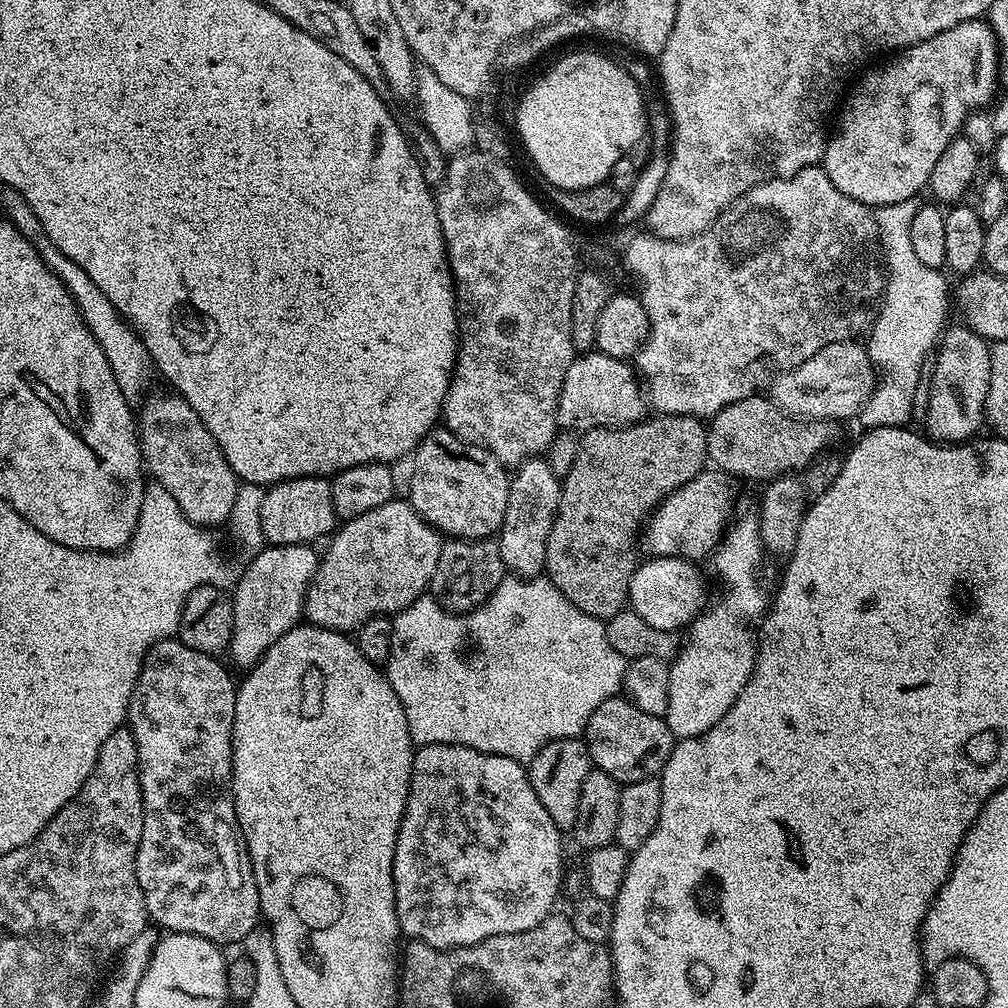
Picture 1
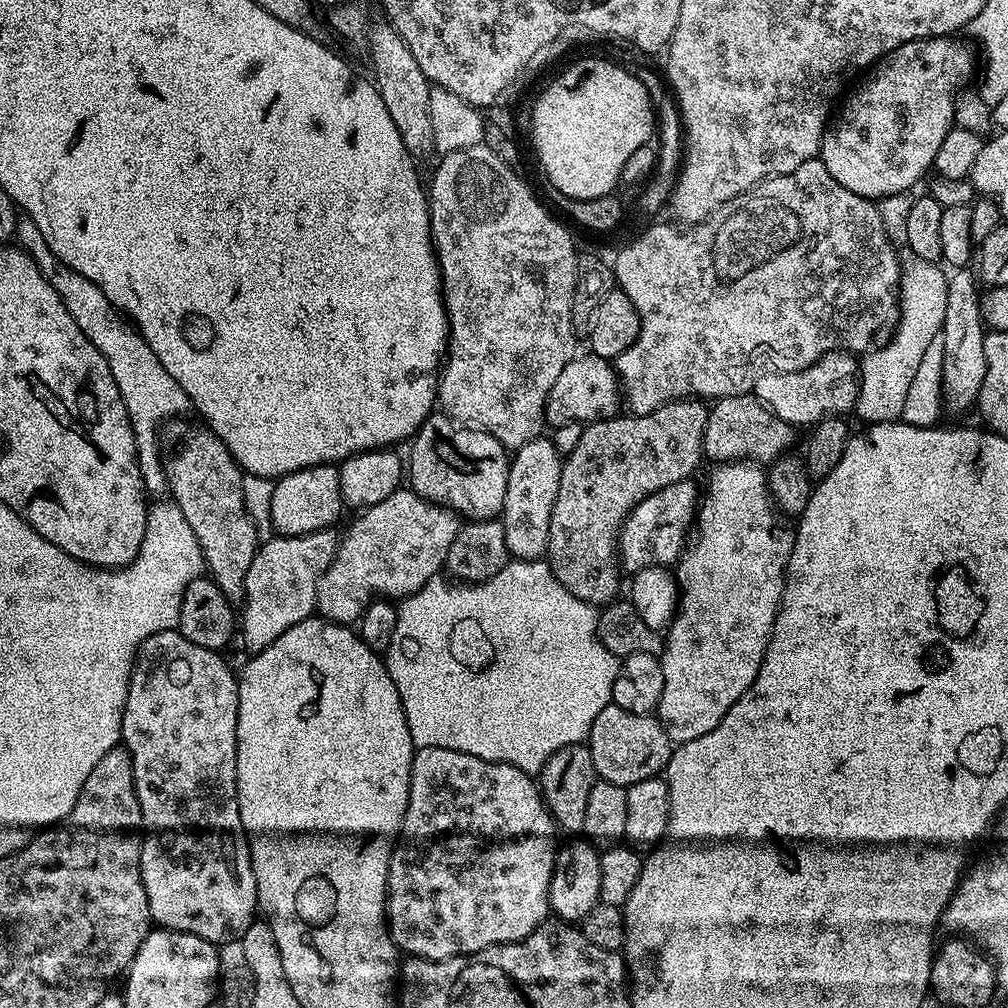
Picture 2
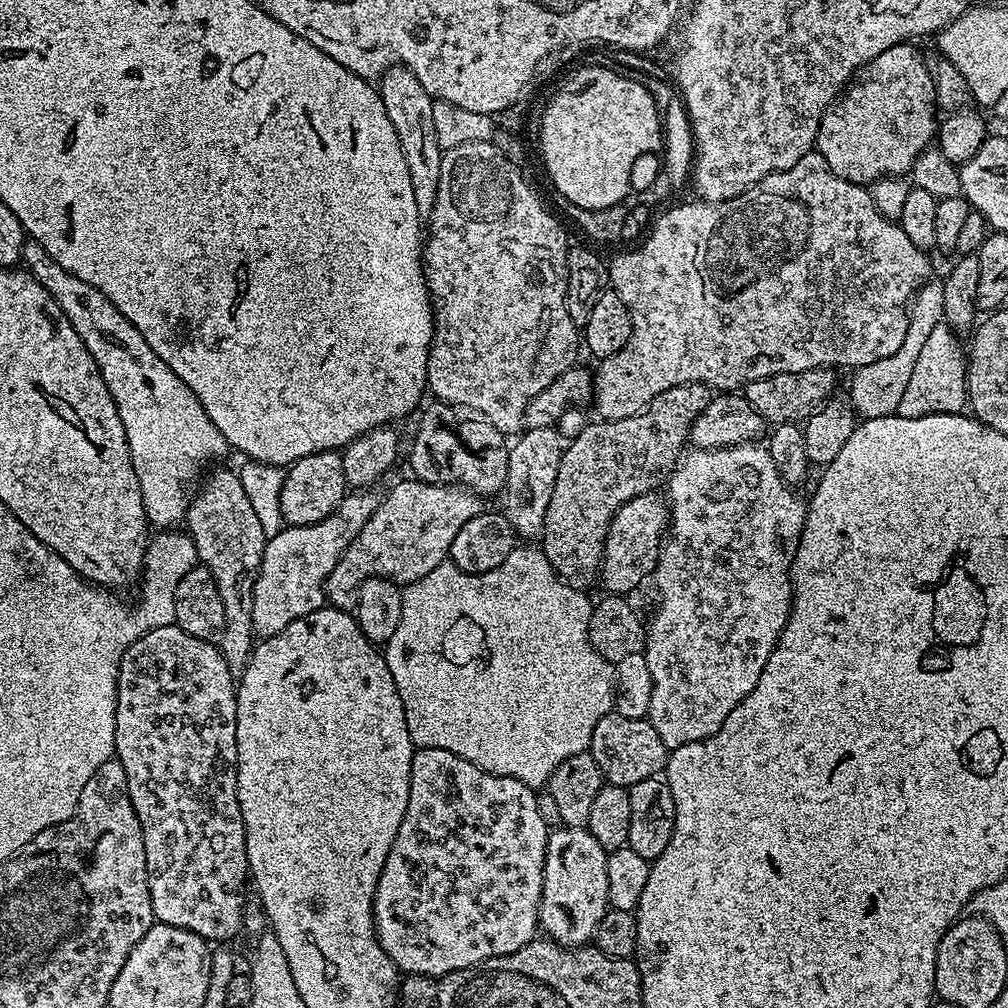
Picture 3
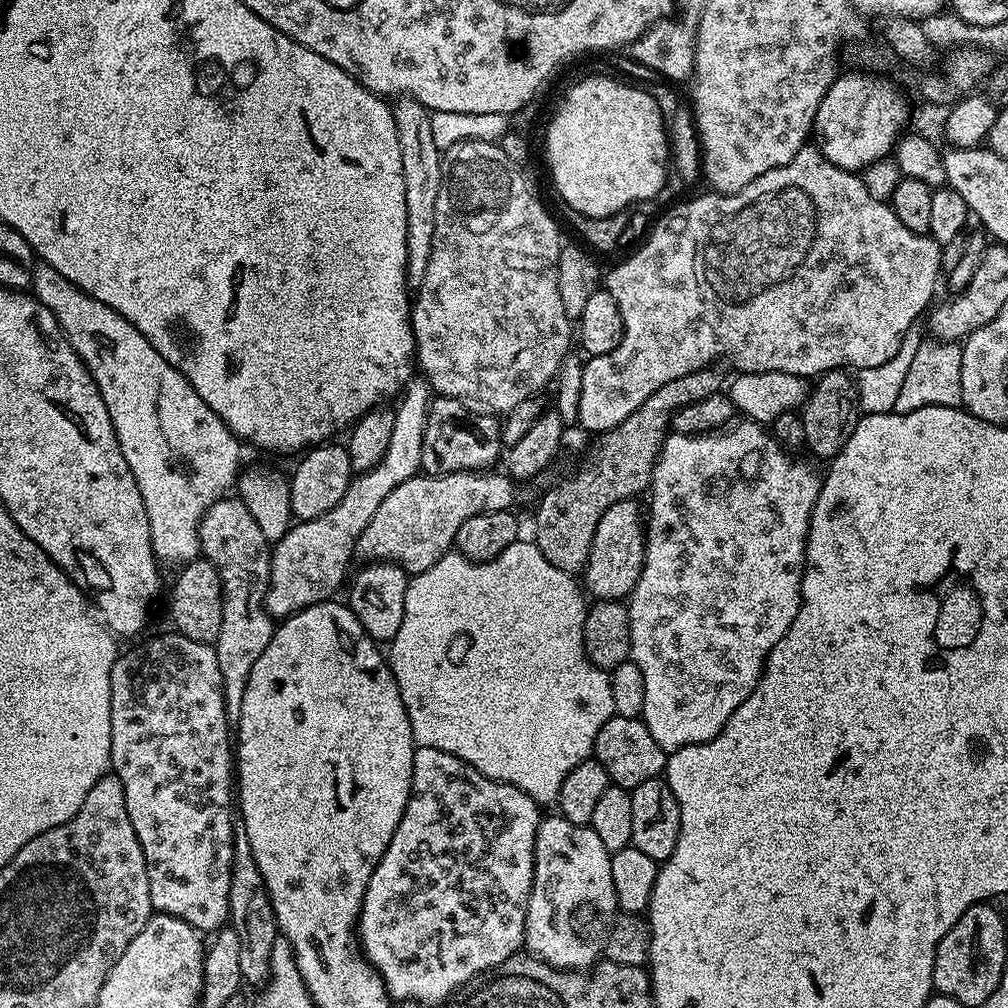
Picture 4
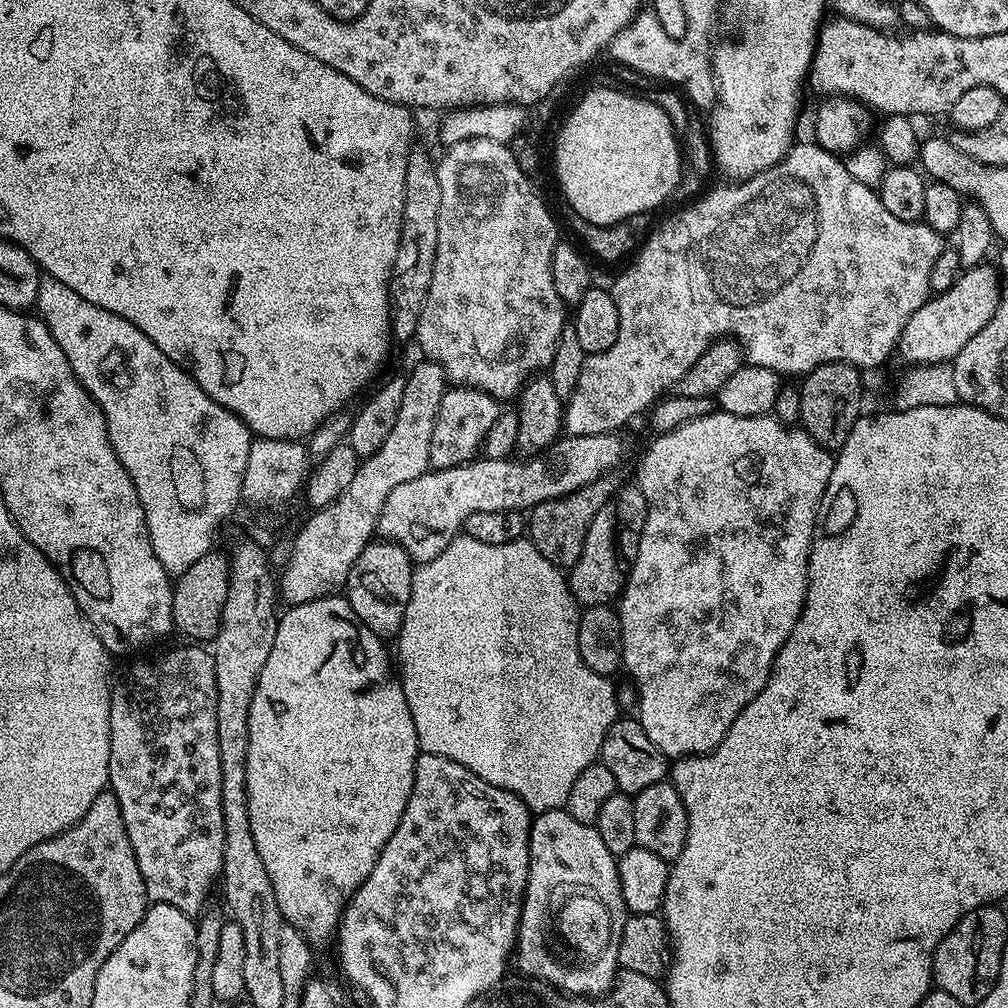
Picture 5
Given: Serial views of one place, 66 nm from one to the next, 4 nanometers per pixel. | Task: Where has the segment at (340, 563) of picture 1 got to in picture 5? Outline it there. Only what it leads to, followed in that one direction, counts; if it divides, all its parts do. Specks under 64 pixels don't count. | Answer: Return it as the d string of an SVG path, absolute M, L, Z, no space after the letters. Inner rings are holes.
M607 432L593 436L565 435L563 438L557 438L543 452L520 458L524 460L477 458L453 468L429 470L418 478L410 478L410 482L402 482L402 486L394 486L394 490L390 490L390 498L386 498L386 506L382 506L382 514L376 519L376 531L385 541L402 545L406 554L417 565L425 564L438 558L438 554L442 554L442 550L450 546L453 538L461 535L466 518L470 518L470 514L478 510L524 512L537 508L547 500L574 494L574 490L582 490L582 486L593 484L600 477L609 475L613 471L611 468L618 467L620 459L624 456L622 437L620 432Z

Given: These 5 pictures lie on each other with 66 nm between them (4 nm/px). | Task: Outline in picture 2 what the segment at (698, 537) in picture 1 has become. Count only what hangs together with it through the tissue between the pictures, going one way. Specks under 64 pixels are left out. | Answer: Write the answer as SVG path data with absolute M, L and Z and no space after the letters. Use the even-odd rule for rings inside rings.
M691 479L679 480L642 498L624 519L618 541L618 563L625 573L675 565L690 539L698 511L698 488Z

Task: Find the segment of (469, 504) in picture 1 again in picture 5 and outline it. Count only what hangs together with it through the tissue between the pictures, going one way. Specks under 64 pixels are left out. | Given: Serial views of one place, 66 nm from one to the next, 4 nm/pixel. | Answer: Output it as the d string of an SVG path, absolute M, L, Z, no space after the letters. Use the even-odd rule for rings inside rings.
M452 386L447 389L434 418L434 434L430 434L430 465L433 469L453 468L477 459L494 418L498 418L501 405L493 396L477 388Z

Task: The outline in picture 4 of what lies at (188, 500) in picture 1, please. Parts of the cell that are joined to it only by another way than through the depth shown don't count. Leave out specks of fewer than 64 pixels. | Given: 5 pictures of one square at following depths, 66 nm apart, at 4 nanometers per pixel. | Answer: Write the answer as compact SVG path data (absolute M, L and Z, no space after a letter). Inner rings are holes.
M243 499L216 500L206 510L200 523L200 550L203 559L209 560L218 570L222 586L222 630L214 645L218 654L218 670L222 670L222 688L229 721L236 722L242 710L246 684L254 662L262 658L262 650L270 646L274 631L274 617L264 609L266 590L270 582L272 548L262 534L262 526L250 514Z

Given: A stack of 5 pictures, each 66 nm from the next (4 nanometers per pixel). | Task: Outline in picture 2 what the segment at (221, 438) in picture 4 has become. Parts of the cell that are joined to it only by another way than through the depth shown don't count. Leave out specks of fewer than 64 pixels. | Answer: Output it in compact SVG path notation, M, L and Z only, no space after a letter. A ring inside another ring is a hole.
M21 215L17 219L14 240L28 253L38 270L42 270L46 282L50 282L50 286L58 290L58 298L62 298L66 310L70 310L70 318L78 322L78 330L82 330L82 334L90 338L98 354L106 358L106 366L110 366L110 374L114 374L114 382L118 382L118 394L122 394L122 402L126 402L130 426L134 430L136 457L144 479L145 493L163 493L166 481L162 452L160 456L162 444L158 439L158 433L165 422L183 417L183 412L189 411L188 395L184 393L182 386L178 386L178 382L174 382L174 378L170 378L170 374L166 374L166 366L158 362L154 350L150 350L148 343L125 319L120 309L108 301L106 294L102 294L102 290L98 290L98 286L94 286L90 278L78 274L78 270L70 270L70 266L66 266L66 262L62 262L62 258L58 258L58 254L54 254L50 246L46 246L46 238L42 238L38 226L34 226L34 222L28 216Z

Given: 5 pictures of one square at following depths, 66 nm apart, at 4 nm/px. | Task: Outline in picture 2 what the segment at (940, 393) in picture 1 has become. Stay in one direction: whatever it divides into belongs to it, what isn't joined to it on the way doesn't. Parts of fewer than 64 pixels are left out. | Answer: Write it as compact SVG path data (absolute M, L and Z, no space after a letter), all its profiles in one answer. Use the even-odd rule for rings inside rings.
M967 267L958 268L948 276L946 318L944 329L939 334L945 350L941 382L943 407L948 412L949 410L964 412L971 404L973 407L977 403L982 390L982 382L986 376L986 350L984 349L986 328L984 314L980 310L982 288L978 283L977 273L968 271Z

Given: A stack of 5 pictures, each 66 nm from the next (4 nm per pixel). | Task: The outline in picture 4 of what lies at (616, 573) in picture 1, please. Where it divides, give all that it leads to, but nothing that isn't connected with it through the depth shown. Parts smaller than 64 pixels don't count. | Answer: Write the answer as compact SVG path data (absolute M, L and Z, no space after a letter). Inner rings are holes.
M709 366L702 370L694 370L694 374L682 374L682 378L674 378L674 382L666 382L657 392L650 394L626 422L614 426L614 430L601 432L595 437L596 445L584 464L584 469L577 476L569 478L565 484L556 484L540 500L536 508L536 536L534 543L550 558L554 566L558 566L560 572L571 572L573 574L583 573L584 564L588 561L590 544L594 542L594 530L598 530L598 520L614 502L619 500L630 500L639 497L639 492L649 487L652 483L652 471L656 465L656 459L660 457L660 451L664 445L665 436L669 435L672 416L682 406L690 406L702 398L710 398L721 391L720 376L715 367Z

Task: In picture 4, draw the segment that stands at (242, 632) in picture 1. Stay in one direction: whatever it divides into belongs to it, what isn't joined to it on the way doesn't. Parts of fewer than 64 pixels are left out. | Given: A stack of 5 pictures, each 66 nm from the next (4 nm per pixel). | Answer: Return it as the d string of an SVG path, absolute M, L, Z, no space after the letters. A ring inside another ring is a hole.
M413 375L402 390L403 396L404 401L394 408L394 434L390 434L390 446L386 446L382 462L370 470L353 475L346 494L342 494L342 502L338 502L334 510L313 520L293 523L288 533L275 541L270 582L264 599L264 609L272 617L287 618L303 608L333 599L344 575L345 580L349 575L348 563L356 556L356 543L358 538L362 538L362 530L370 526L370 518L378 514L378 506L382 506L386 494L421 471L428 406L434 399L431 383L423 375Z

